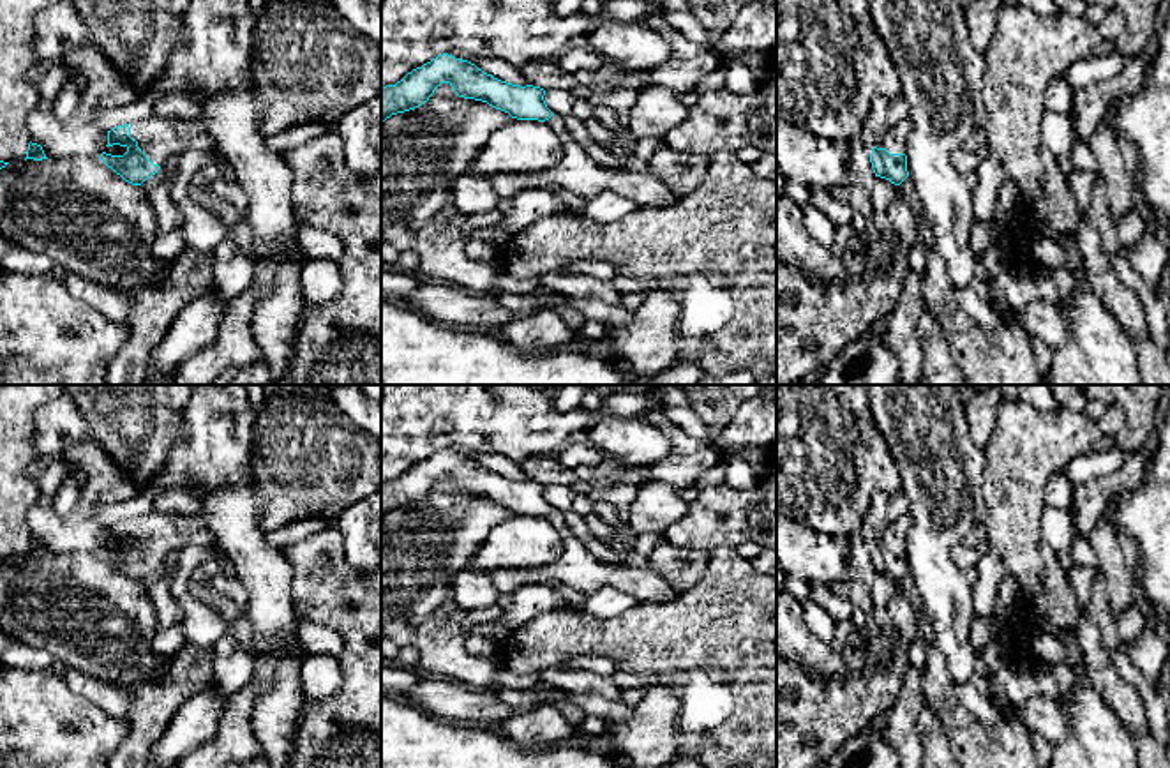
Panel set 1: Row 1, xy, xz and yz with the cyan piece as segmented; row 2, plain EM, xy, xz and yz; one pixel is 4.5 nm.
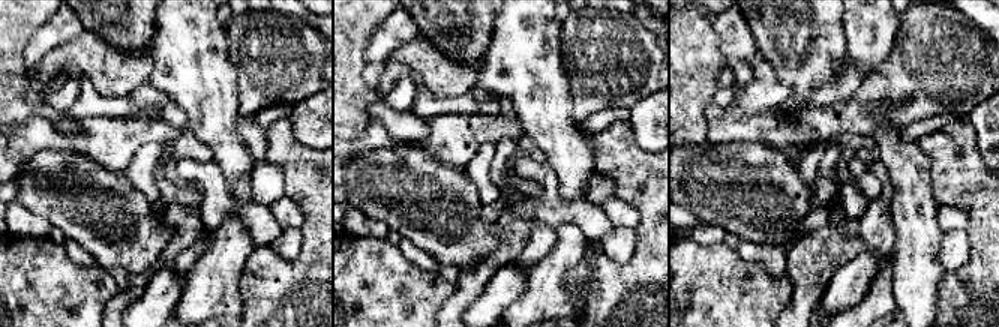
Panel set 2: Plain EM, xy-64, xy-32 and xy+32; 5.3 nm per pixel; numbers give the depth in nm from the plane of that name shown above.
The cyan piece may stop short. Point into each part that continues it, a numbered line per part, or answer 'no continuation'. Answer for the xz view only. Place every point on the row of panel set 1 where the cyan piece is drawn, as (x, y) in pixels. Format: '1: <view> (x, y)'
no continuation

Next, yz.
1: yz (895, 140)

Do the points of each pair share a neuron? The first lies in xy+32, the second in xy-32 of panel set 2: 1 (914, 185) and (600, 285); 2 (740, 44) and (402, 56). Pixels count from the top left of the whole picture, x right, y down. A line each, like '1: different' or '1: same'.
1: different
2: different

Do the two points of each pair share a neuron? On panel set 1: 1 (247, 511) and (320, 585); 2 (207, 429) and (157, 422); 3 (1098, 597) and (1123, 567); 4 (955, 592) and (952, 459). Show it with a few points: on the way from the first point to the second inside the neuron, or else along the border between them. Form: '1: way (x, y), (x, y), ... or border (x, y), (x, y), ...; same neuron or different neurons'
1: border (281, 551), (293, 572), (292, 592); different neurons
2: border (187, 403), (180, 415), (184, 436), (166, 463); different neurons
3: border (1098, 571), (1105, 579), (1107, 602), (1114, 617); different neurons
4: way (941, 558), (943, 493); same neuron

